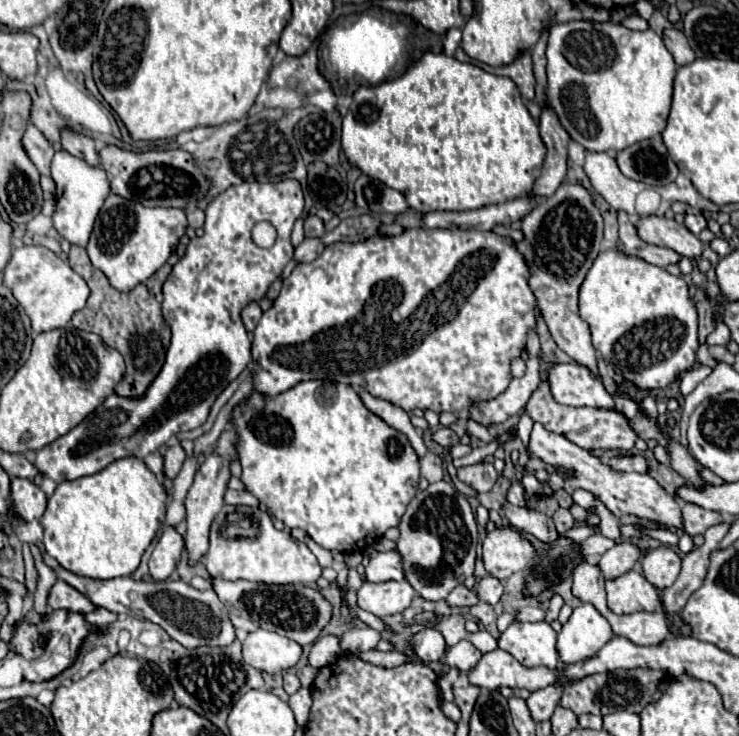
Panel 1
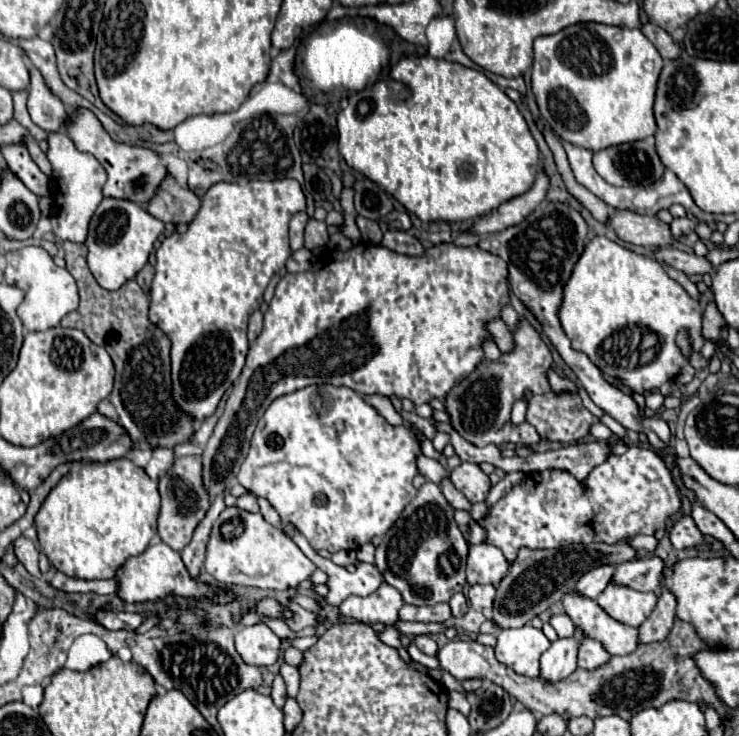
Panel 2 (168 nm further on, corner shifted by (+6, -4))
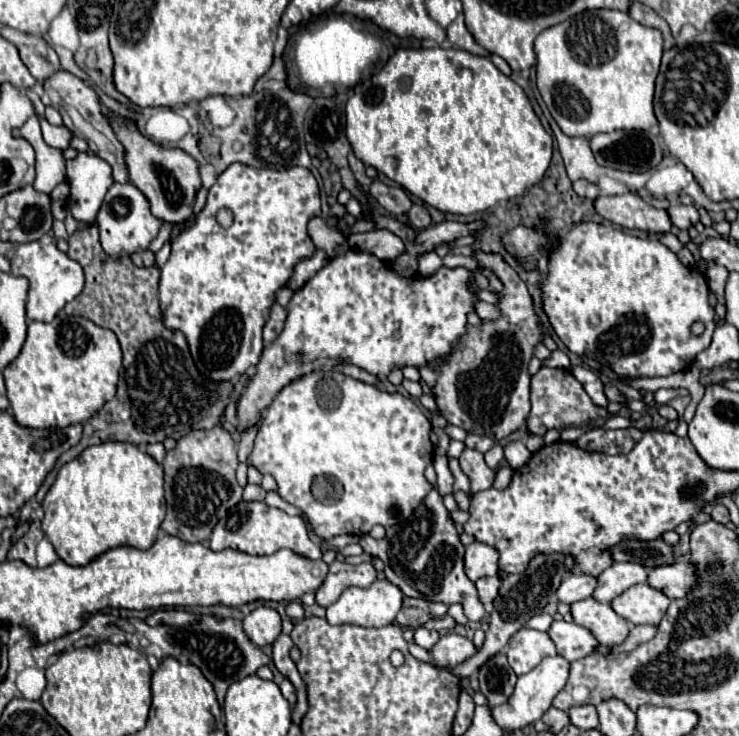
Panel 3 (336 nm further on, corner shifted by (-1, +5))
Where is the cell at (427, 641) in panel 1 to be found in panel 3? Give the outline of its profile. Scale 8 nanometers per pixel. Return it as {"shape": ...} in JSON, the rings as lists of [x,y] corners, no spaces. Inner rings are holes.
{"shape":[[[424,626],[418,628],[416,634],[414,634],[414,642],[420,644],[422,648],[426,648],[426,650],[430,650],[432,644],[436,644],[436,640],[438,640],[438,632],[436,630],[428,630]]]}

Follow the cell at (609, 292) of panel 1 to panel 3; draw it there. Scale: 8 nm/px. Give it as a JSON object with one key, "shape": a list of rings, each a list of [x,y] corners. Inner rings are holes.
{"shape":[[[578,222],[572,226],[570,232],[558,236],[558,242],[554,246],[554,250],[548,254],[548,268],[546,268],[546,278],[544,282],[540,284],[540,290],[542,290],[542,308],[544,308],[544,314],[550,322],[550,326],[554,328],[554,332],[558,334],[558,338],[562,340],[562,344],[578,354],[578,356],[586,356],[586,358],[592,358],[604,366],[610,366],[616,374],[620,376],[670,376],[670,374],[676,374],[680,370],[688,370],[690,364],[694,362],[694,356],[702,350],[706,350],[710,346],[710,338],[712,338],[712,332],[716,328],[714,324],[714,308],[710,306],[708,302],[708,294],[710,294],[710,288],[706,284],[706,276],[702,272],[698,272],[696,268],[690,268],[690,266],[684,266],[678,256],[666,248],[662,242],[658,240],[648,240],[648,238],[638,238],[638,236],[632,236],[632,234],[626,234],[614,226],[604,226],[604,224],[594,224],[594,222]],[[696,322],[702,322],[704,324],[704,332],[702,336],[694,336],[692,334],[692,324]]]}

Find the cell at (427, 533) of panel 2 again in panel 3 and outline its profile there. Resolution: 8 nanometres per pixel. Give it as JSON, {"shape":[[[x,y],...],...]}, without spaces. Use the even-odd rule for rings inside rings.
{"shape":[[[432,488],[406,522],[388,528],[382,540],[374,540],[368,534],[360,536],[360,546],[364,552],[370,552],[384,562],[386,580],[398,586],[404,596],[424,598],[446,606],[462,604],[466,618],[472,622],[480,622],[486,616],[474,582],[464,574],[464,546],[460,544],[450,512],[444,508],[442,496],[436,488]]]}

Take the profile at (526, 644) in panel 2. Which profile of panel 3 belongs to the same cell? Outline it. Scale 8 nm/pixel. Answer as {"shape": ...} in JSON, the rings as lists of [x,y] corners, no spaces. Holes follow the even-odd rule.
{"shape":[[[522,628],[510,638],[506,654],[512,670],[522,676],[530,672],[542,658],[556,656],[556,648],[546,632]]]}

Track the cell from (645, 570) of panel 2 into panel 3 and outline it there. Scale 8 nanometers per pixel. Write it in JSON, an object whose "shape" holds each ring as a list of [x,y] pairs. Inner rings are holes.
{"shape":[[[614,562],[596,578],[596,588],[592,592],[592,598],[602,604],[610,604],[620,592],[628,590],[634,584],[646,582],[646,576],[648,576],[646,568],[640,568],[640,564]]]}

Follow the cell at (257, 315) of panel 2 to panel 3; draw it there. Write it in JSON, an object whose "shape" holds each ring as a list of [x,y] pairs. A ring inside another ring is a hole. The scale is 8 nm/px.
{"shape":[[[274,304],[274,306],[272,306],[270,318],[268,318],[266,326],[264,326],[264,342],[266,342],[266,344],[274,342],[274,338],[282,332],[284,322],[286,322],[286,316],[288,316],[288,312],[286,312],[284,306],[280,306],[280,304]]]}

